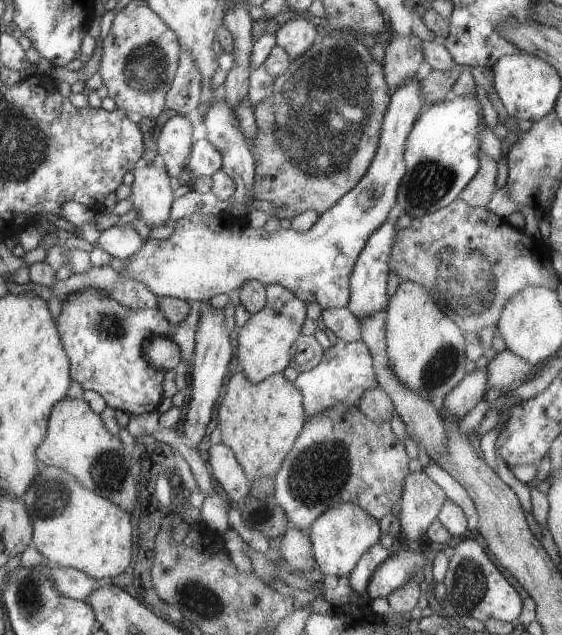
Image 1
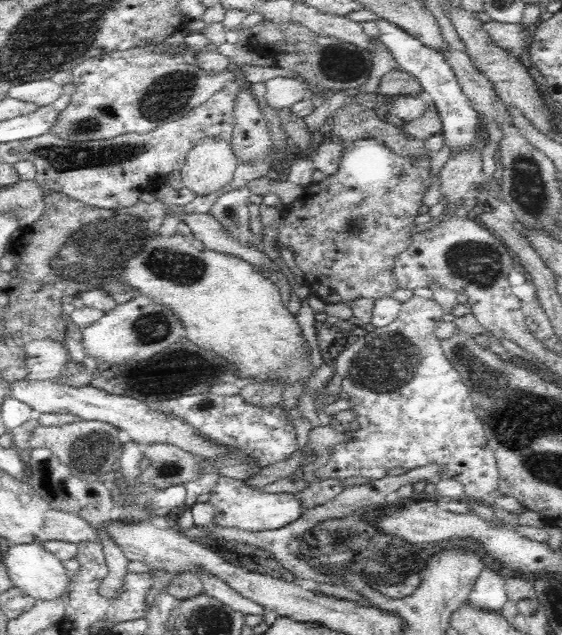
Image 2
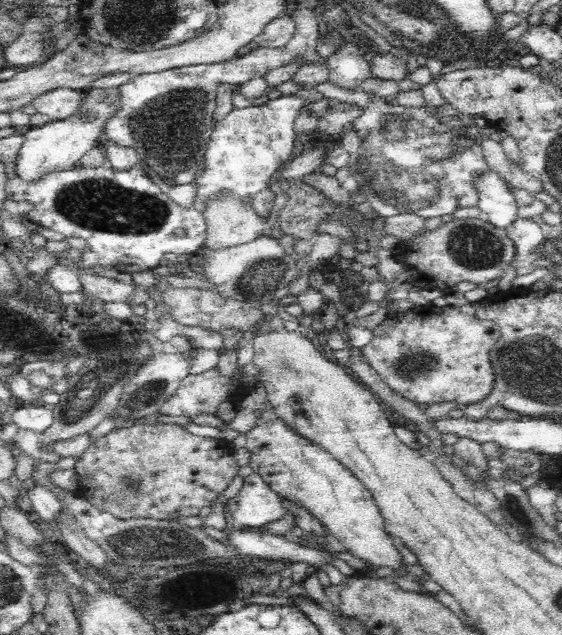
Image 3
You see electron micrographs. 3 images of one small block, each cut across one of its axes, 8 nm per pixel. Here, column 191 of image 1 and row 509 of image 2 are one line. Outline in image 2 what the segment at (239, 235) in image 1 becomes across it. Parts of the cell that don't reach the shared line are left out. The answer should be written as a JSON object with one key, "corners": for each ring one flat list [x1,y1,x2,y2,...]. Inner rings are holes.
{"corners":[[220,475,210,492,209,503,214,507,212,523,216,526,240,528,250,532,278,530,294,520,298,520,304,511,301,500,294,493,266,493,255,486,246,486,240,479]]}

